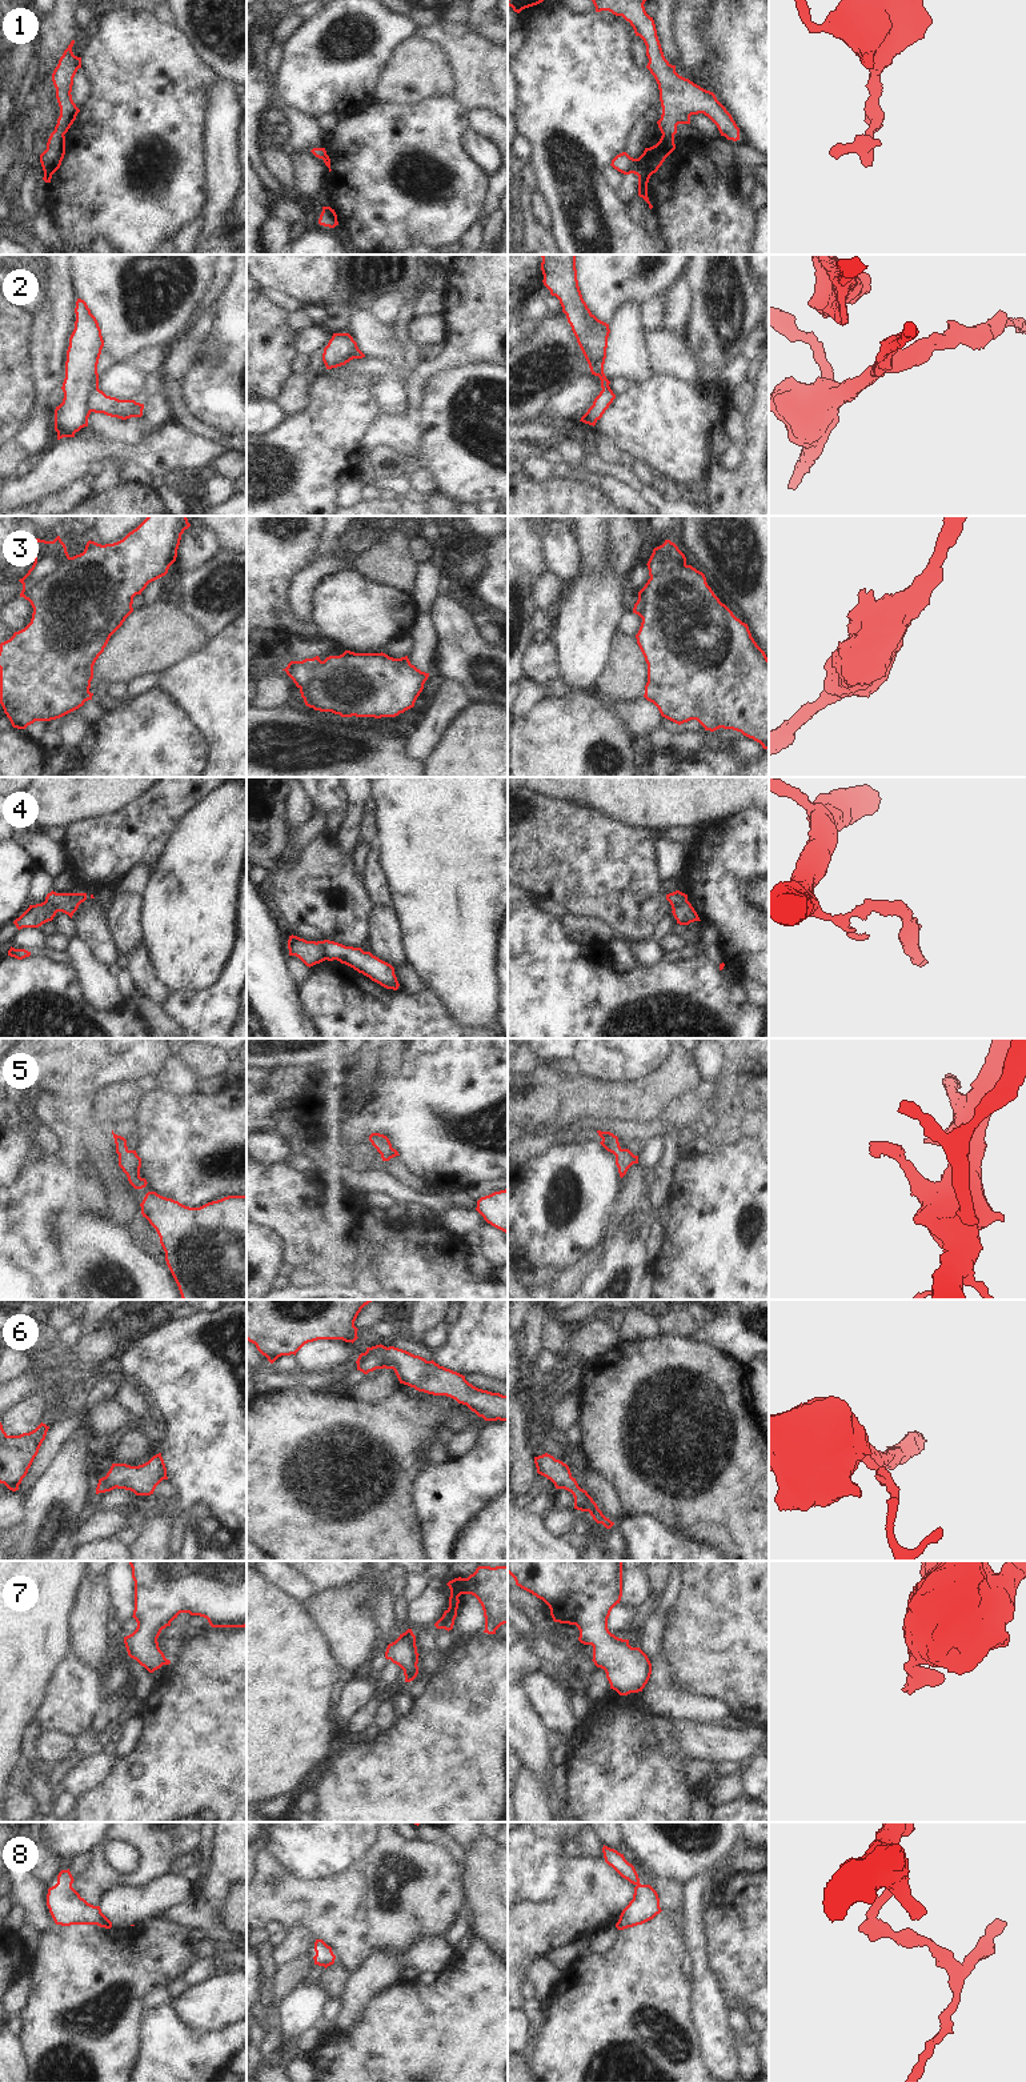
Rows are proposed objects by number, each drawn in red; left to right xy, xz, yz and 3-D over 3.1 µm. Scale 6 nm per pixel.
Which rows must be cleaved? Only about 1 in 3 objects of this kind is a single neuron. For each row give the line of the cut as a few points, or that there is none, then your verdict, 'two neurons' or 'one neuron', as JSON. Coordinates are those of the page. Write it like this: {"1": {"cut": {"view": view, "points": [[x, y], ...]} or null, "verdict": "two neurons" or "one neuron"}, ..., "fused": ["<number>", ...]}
{"1": {"cut": null, "verdict": "one neuron"}, "2": {"cut": {"view": "xy", "points": [[97, 387], [91, 397], [89, 411]]}, "verdict": "two neurons"}, "3": {"cut": null, "verdict": "one neuron"}, "4": {"cut": {"view": "xz", "points": [[316, 943], [325, 959]]}, "verdict": "two neurons"}, "5": {"cut": null, "verdict": "one neuron"}, "6": {"cut": null, "verdict": "one neuron"}, "7": {"cut": null, "verdict": "one neuron"}, "8": {"cut": null, "verdict": "one neuron"}, "fused": ["2", "4"]}

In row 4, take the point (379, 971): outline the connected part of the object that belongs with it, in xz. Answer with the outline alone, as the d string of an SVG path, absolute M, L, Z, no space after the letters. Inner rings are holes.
M329 940L317 941L317 944L325 960L337 960L386 989L398 989L400 984L394 974L394 968L370 952L364 952L361 948L345 946Z

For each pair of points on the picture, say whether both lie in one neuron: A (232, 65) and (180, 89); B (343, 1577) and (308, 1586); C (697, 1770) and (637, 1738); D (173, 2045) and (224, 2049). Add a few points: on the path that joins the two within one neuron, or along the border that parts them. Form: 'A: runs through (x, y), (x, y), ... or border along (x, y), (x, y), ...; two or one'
A: border along (196, 48), (200, 59), (219, 77); two
B: border along (303, 1574), (321, 1590); two
C: border along (686, 1760), (686, 1780), (690, 1784), (700, 1784); two
D: runs through (185, 2049), (212, 2049); one

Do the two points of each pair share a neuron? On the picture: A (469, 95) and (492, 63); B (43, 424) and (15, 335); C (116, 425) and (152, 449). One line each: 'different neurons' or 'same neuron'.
A: same neuron
B: different neurons
C: different neurons

